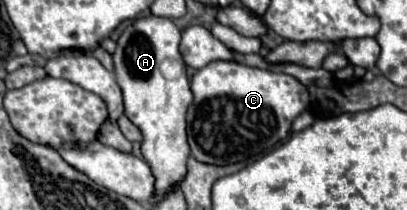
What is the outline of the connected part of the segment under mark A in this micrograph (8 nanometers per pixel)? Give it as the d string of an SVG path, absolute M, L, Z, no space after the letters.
M142 16L128 24L114 52L114 72L124 94L124 114L142 130L142 154L156 178L156 194L164 194L174 182L186 174L186 158L190 156L186 140L186 108L192 92L186 64L178 52L180 30L170 18Z

